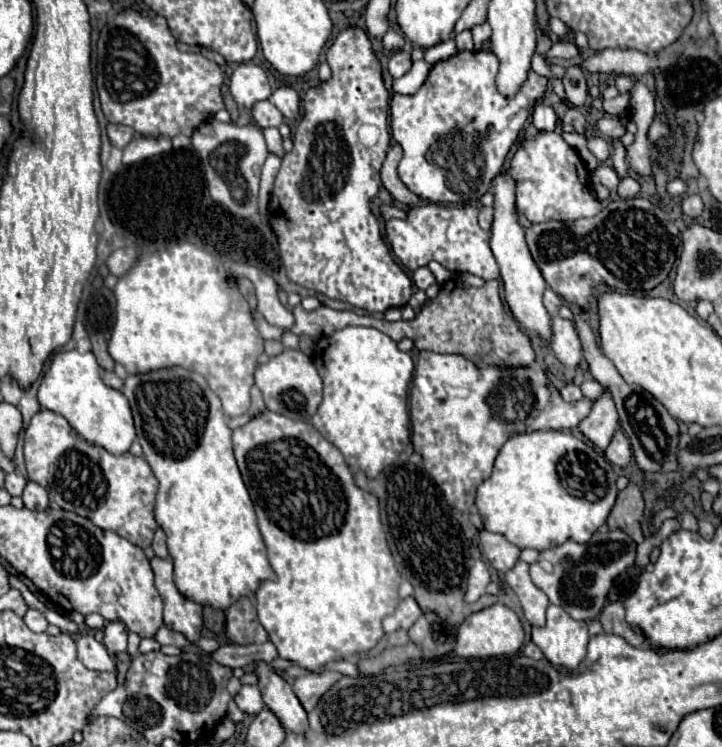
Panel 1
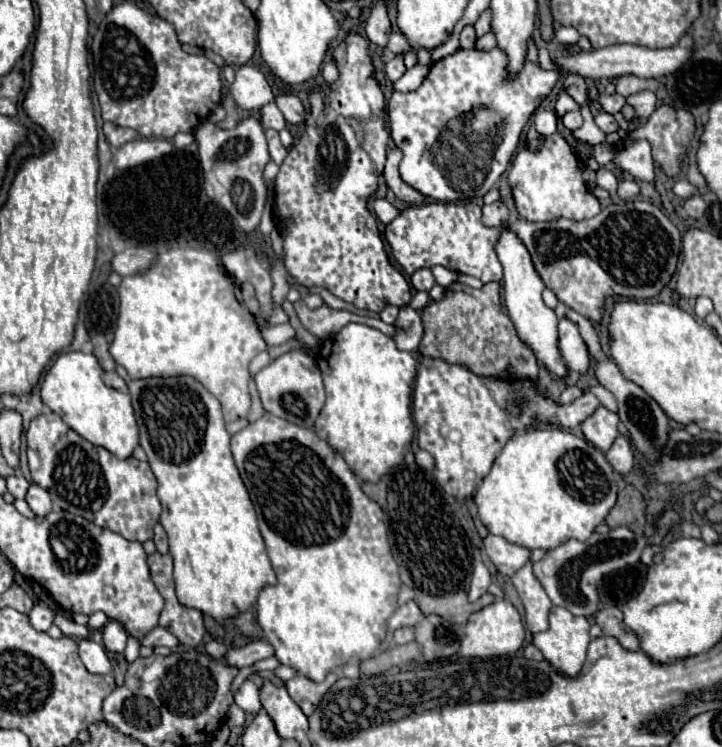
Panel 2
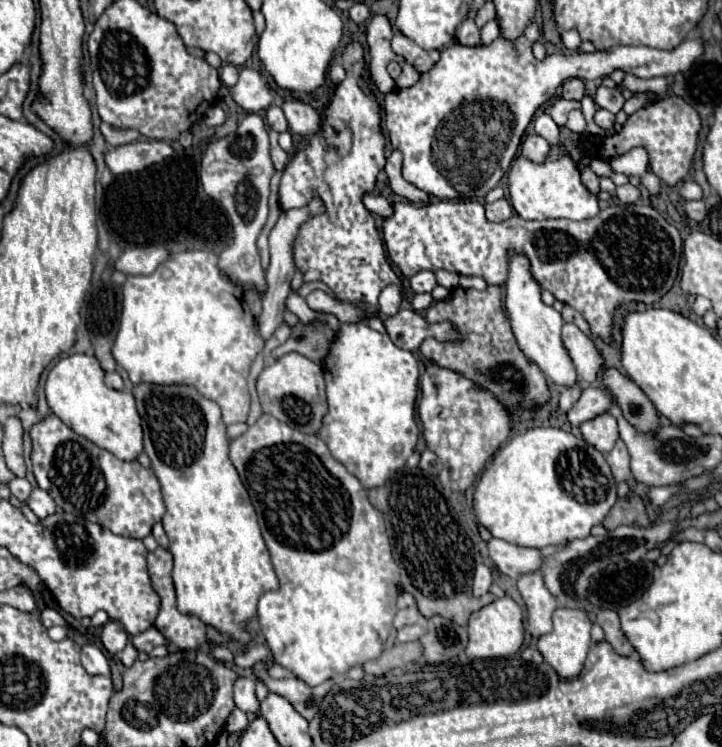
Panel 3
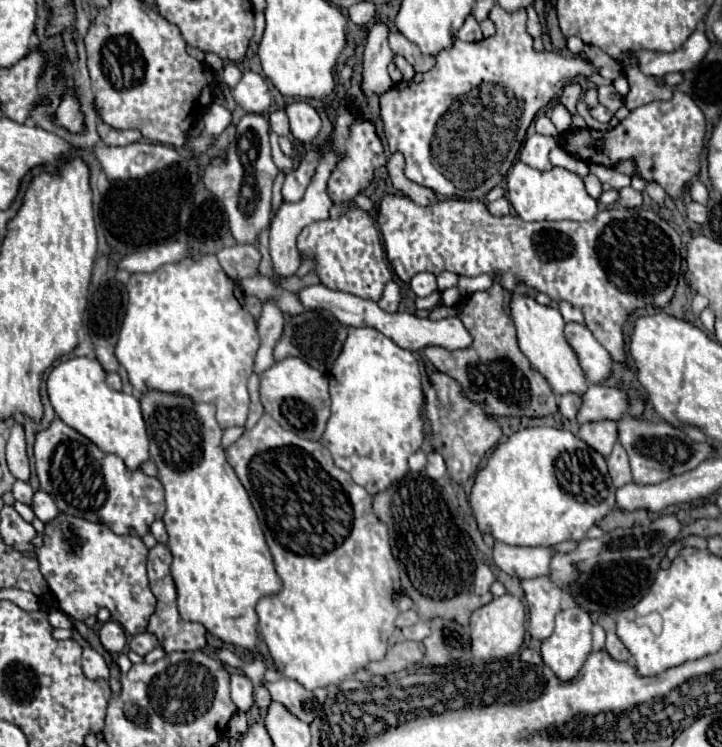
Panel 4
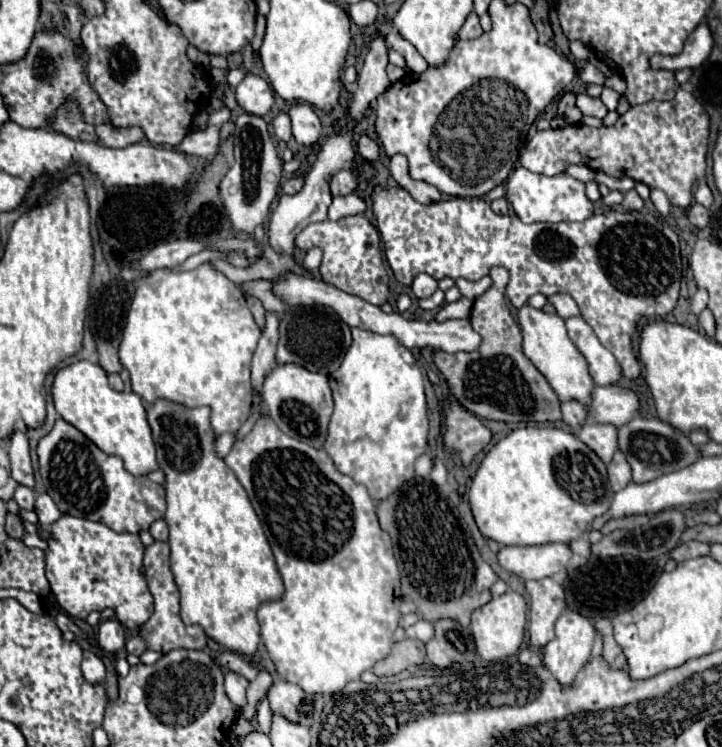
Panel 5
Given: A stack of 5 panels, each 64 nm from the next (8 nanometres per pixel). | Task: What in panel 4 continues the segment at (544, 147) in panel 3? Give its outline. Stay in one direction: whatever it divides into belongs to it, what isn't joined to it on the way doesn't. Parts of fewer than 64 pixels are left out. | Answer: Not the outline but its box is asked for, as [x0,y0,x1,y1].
[520,134,558,170]

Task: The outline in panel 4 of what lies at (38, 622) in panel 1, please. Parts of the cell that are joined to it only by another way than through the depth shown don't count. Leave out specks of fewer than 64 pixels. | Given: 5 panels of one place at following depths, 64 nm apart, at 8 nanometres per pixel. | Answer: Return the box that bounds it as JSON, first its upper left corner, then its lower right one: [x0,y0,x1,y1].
[48,610,72,628]

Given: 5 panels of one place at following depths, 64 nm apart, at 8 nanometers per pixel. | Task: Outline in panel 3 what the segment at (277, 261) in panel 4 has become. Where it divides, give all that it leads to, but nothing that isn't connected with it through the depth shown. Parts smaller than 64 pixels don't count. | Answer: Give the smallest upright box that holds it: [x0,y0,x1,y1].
[258,200,324,340]

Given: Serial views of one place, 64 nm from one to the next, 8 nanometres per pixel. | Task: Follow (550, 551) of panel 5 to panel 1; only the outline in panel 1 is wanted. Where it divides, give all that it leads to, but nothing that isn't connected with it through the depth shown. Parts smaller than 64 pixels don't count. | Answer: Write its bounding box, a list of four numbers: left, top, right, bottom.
[478,528,520,572]

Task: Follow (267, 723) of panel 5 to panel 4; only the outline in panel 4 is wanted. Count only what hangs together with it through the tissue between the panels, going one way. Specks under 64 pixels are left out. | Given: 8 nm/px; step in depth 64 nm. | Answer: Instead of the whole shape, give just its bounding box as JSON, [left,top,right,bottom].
[254,685,271,720]

